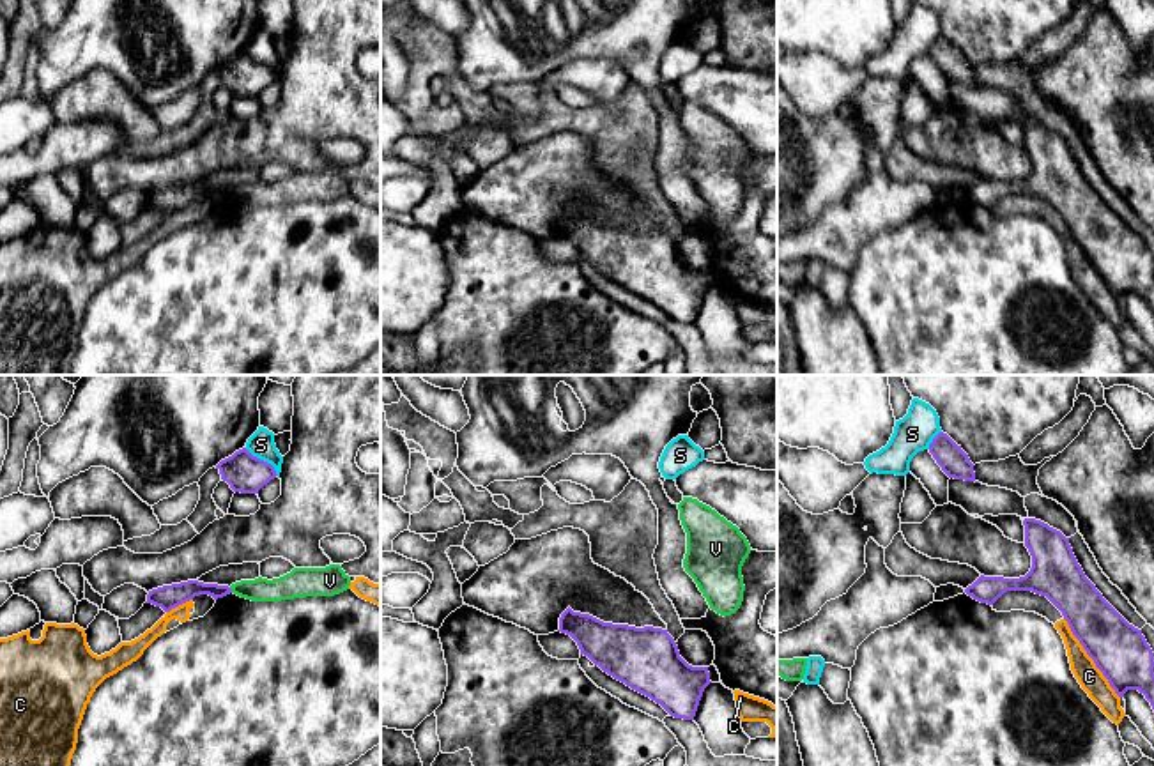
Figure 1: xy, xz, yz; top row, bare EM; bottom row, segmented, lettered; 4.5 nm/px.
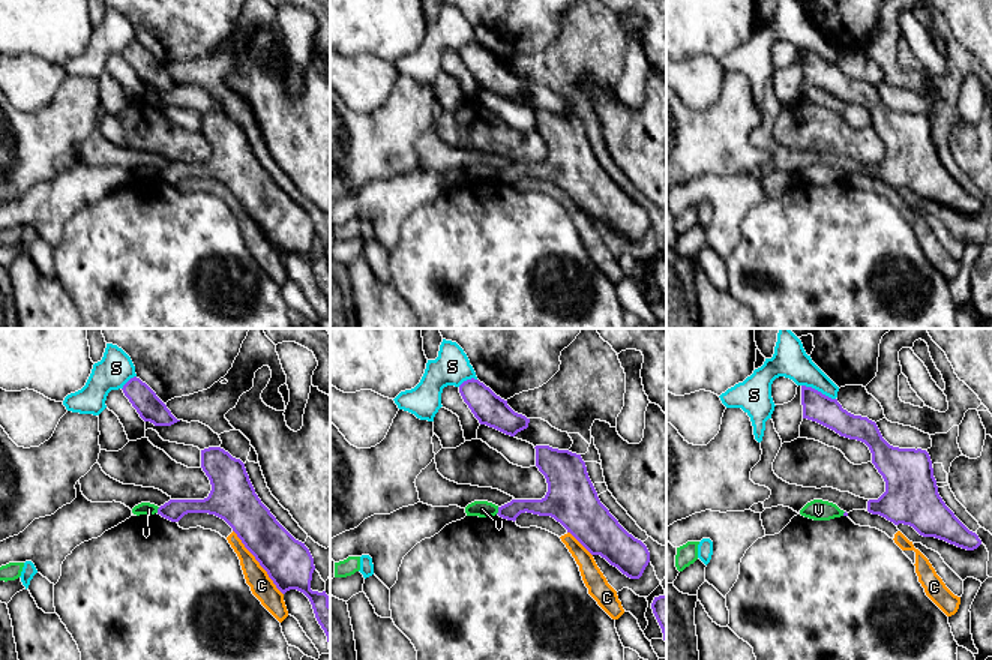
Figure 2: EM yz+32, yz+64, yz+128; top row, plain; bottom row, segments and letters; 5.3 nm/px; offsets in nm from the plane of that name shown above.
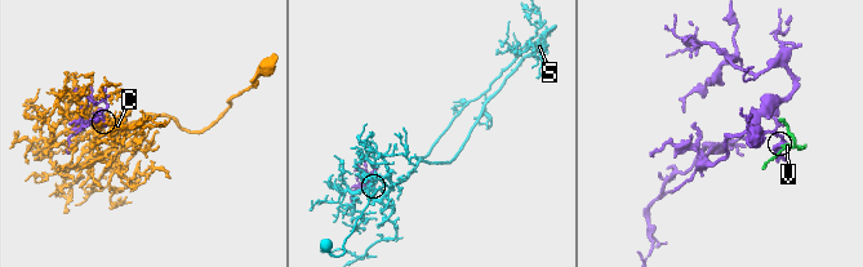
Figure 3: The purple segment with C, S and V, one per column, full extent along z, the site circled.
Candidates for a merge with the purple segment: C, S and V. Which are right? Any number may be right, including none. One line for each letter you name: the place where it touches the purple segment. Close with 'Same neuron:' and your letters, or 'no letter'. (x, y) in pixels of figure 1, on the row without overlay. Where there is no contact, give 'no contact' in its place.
Same neuron: no letter

